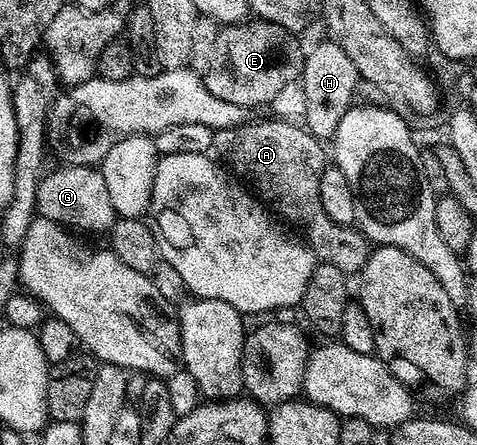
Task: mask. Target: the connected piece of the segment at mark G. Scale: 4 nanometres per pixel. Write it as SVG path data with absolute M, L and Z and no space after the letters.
M57 166L57 171L49 170L38 185L36 209L39 218L60 223L73 232L104 231L111 232L117 221L114 201L110 201L110 192L106 189L106 181L96 167Z

